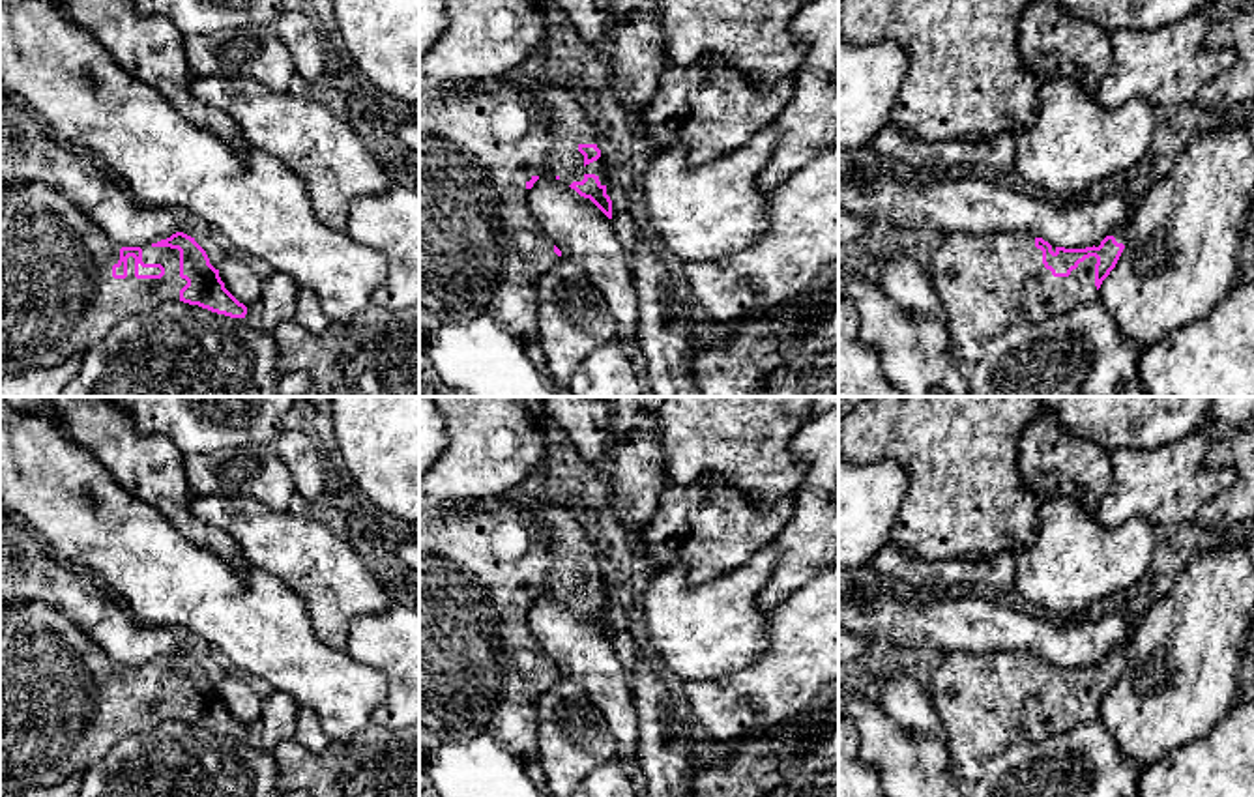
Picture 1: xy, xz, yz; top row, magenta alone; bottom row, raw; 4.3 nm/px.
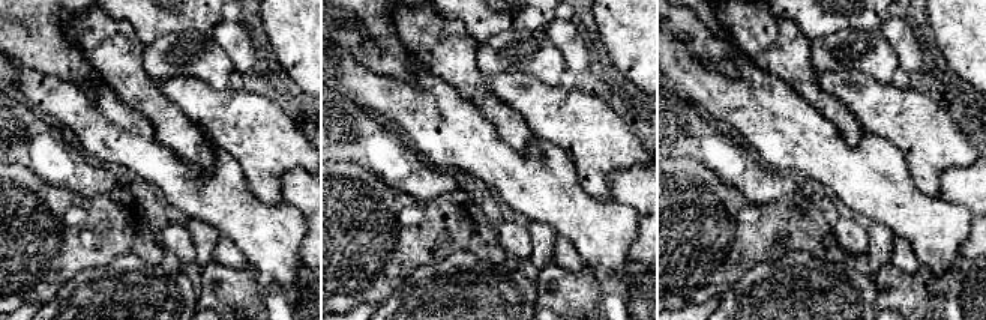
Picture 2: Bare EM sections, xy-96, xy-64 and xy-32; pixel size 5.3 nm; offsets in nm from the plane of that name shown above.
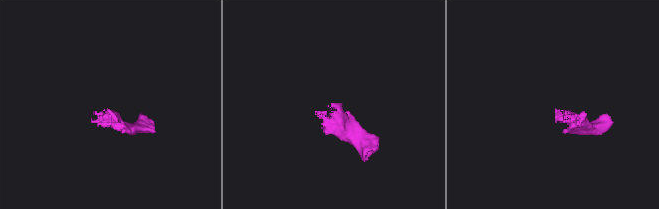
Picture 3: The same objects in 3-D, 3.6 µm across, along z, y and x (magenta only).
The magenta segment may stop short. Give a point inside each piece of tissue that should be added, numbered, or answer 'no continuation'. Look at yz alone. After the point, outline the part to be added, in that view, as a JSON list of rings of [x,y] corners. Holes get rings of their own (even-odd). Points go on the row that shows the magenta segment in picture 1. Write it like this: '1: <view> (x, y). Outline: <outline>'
1: yz (987, 285). Outline: [[[999,230],[986,236],[956,232],[945,236],[932,254],[928,273],[966,369],[979,363],[992,339],[1014,326],[1039,324],[1099,299],[1095,256],[1080,262],[1069,277],[1054,277],[1043,264],[1043,251],[1035,247],[1035,238],[1024,230]]]

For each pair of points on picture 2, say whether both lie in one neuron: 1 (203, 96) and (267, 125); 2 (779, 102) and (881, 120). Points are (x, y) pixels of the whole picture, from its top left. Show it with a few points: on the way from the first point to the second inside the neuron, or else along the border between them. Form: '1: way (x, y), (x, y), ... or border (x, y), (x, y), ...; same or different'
1: way (219, 113), (251, 125); same
2: border (865, 129), (884, 137), (896, 146); different

